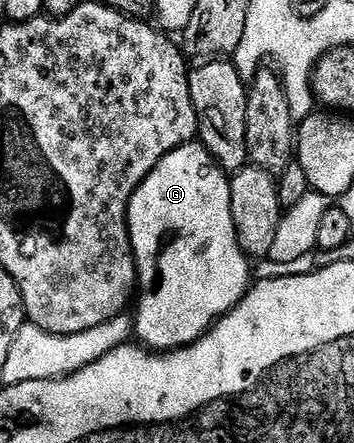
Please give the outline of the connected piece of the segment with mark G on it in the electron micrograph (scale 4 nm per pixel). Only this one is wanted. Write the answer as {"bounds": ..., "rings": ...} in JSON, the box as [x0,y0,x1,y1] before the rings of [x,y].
{"bounds":[126,142,252,353],"rings":[[[201,142],[186,143],[172,153],[168,153],[156,165],[156,169],[152,169],[152,173],[148,173],[148,177],[144,177],[144,181],[136,189],[136,193],[132,193],[132,201],[128,205],[128,213],[126,214],[126,228],[130,231],[130,244],[138,270],[136,288],[138,312],[133,312],[132,315],[132,331],[136,339],[138,335],[137,342],[141,346],[155,353],[175,351],[177,347],[187,347],[190,343],[194,343],[201,335],[205,335],[223,315],[227,315],[245,297],[252,286],[252,278],[250,279],[251,260],[242,251],[240,241],[236,237],[236,225],[232,221],[230,179],[227,172],[223,171],[213,157],[206,152],[206,148],[202,146]]]}

